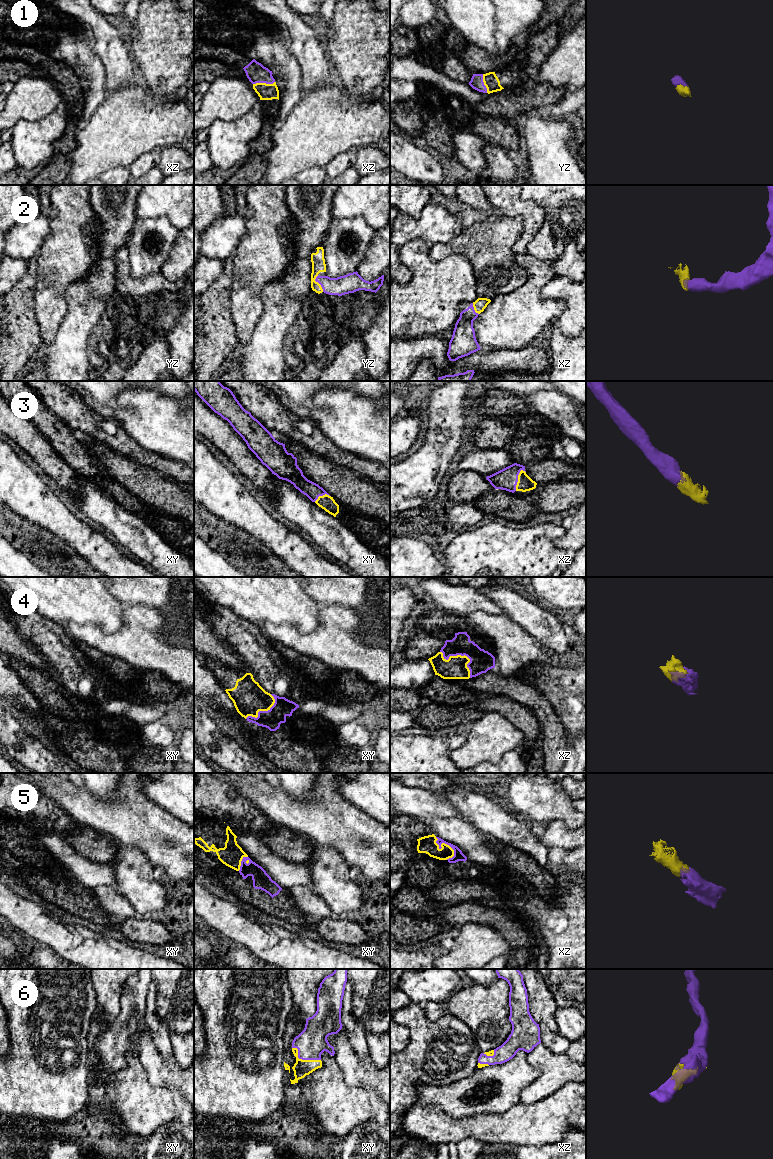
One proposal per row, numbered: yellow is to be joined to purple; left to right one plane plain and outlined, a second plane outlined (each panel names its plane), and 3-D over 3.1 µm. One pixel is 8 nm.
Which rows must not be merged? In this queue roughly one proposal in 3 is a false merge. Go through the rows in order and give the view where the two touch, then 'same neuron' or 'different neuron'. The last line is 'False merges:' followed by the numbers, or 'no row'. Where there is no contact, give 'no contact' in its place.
1: contact in xz; same neuron
2: contact in yz; same neuron
3: contact in xz; same neuron
4: contact in xz; same neuron
5: contact in xz; same neuron
6: contact in xy; same neuron
False merges: no row

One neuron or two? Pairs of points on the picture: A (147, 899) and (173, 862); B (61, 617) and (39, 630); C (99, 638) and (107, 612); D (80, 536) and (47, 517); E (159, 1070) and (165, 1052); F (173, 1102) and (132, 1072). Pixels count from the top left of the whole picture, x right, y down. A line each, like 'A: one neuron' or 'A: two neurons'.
A: two neurons
B: two neurons
C: two neurons
D: one neuron
E: two neurons
F: one neuron

